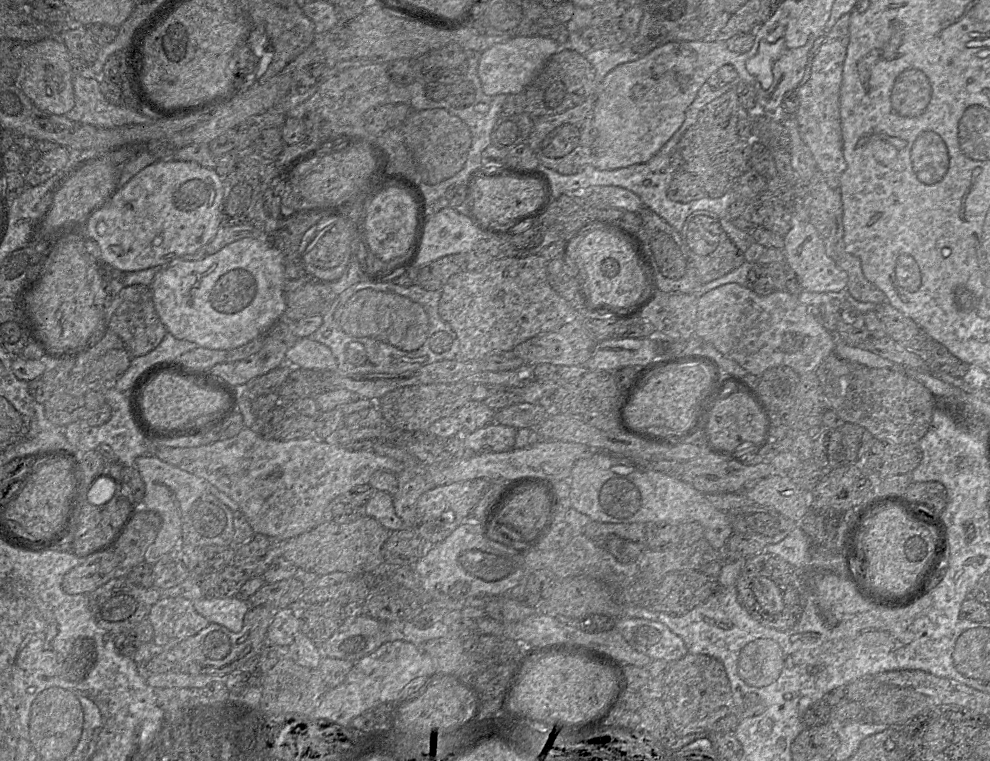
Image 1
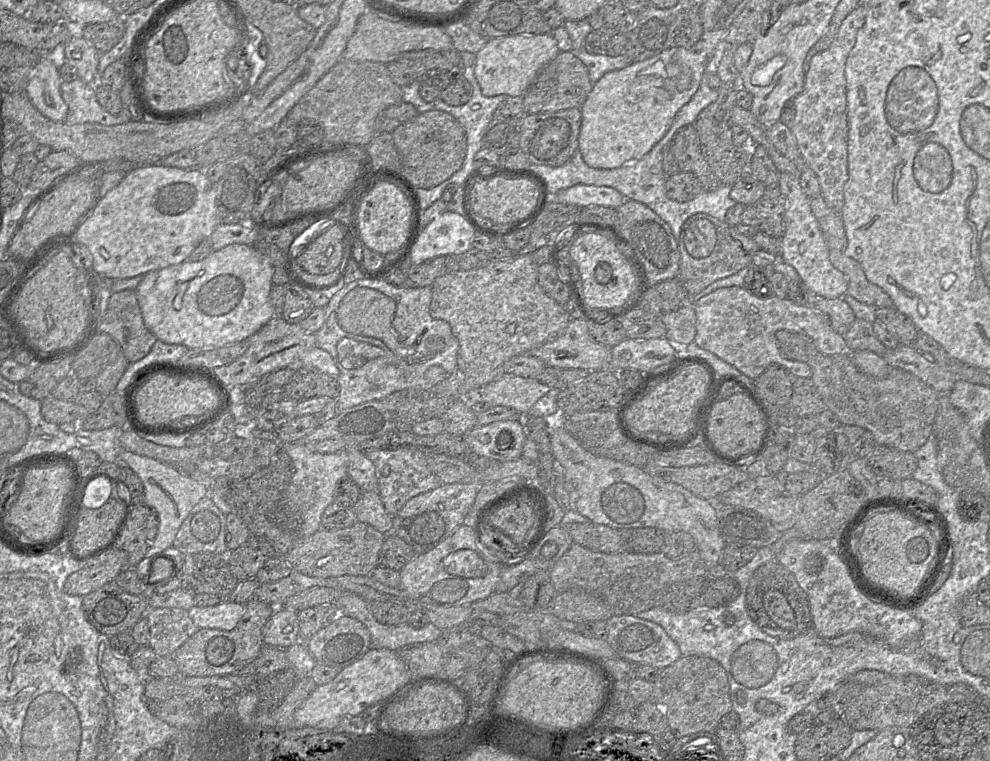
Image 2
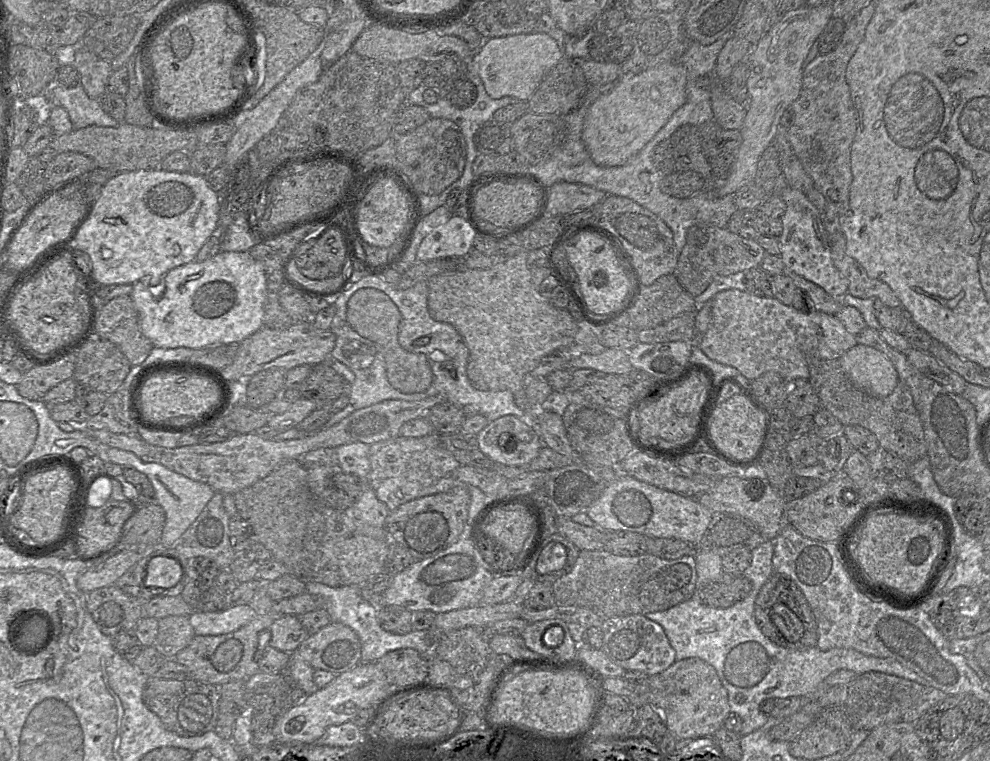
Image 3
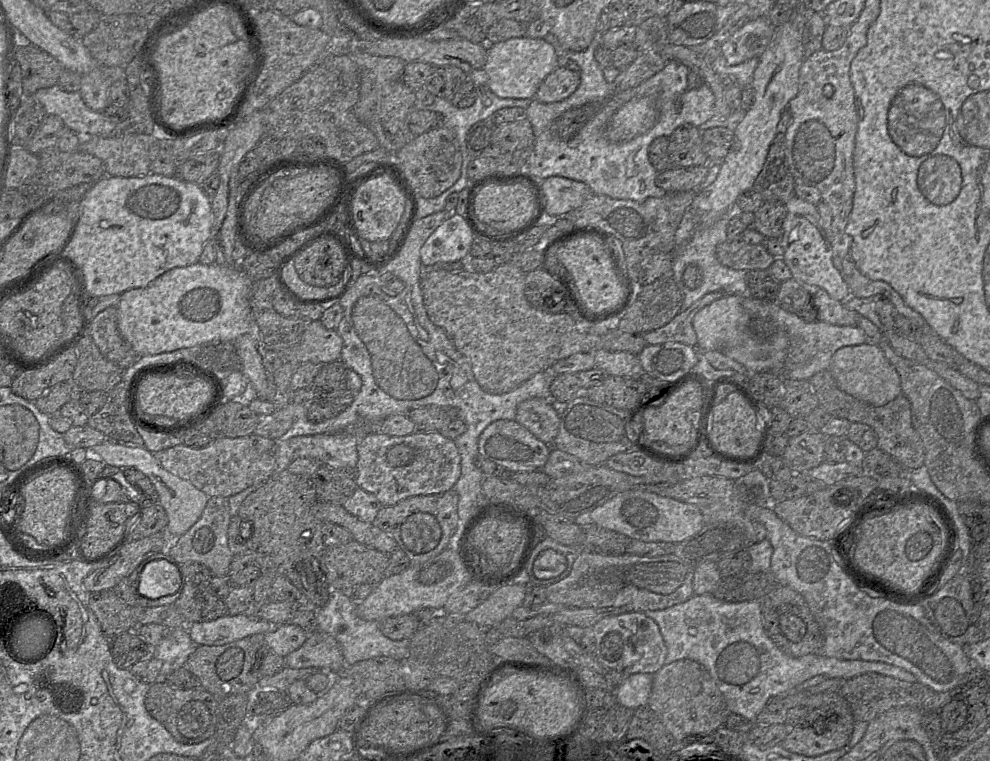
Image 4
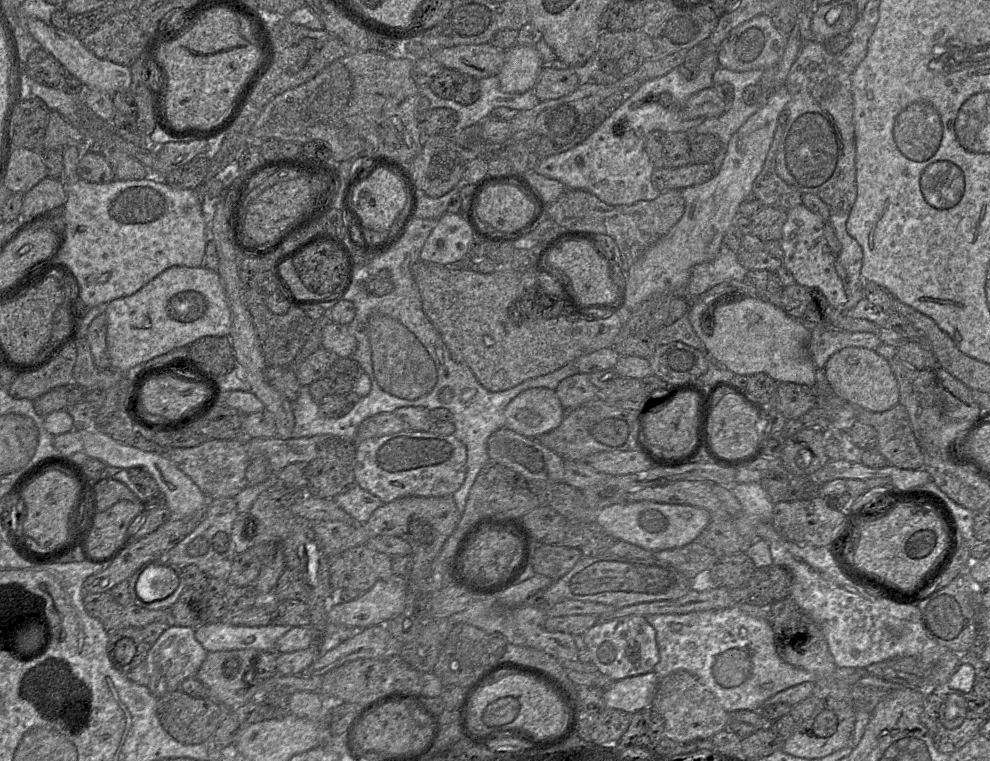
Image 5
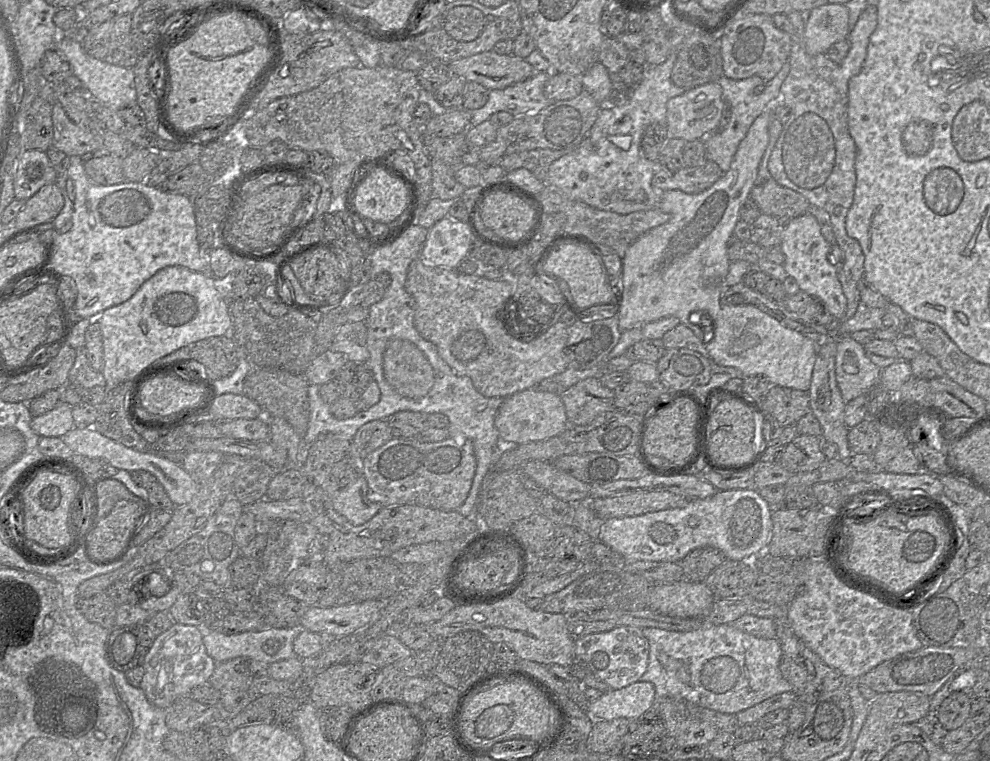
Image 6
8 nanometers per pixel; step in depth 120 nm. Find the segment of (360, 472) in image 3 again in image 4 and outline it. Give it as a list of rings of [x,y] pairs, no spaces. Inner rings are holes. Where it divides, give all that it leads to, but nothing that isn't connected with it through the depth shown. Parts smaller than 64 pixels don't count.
[[[348,433],[274,439],[276,472],[287,470],[289,464],[298,458],[312,458],[334,469],[354,471],[358,462],[357,444],[357,438]]]

